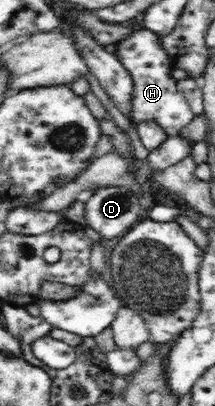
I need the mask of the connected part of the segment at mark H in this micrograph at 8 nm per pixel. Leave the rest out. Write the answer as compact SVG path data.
M148 29L132 32L125 39L115 45L116 50L112 53L118 61L122 62L122 66L128 70L128 74L132 78L132 108L131 118L128 118L132 127L143 121L156 122L167 133L168 136L174 136L179 131L188 125L195 114L184 98L184 94L180 93L177 88L176 80L171 76L172 62L170 56L161 46L160 39Z

